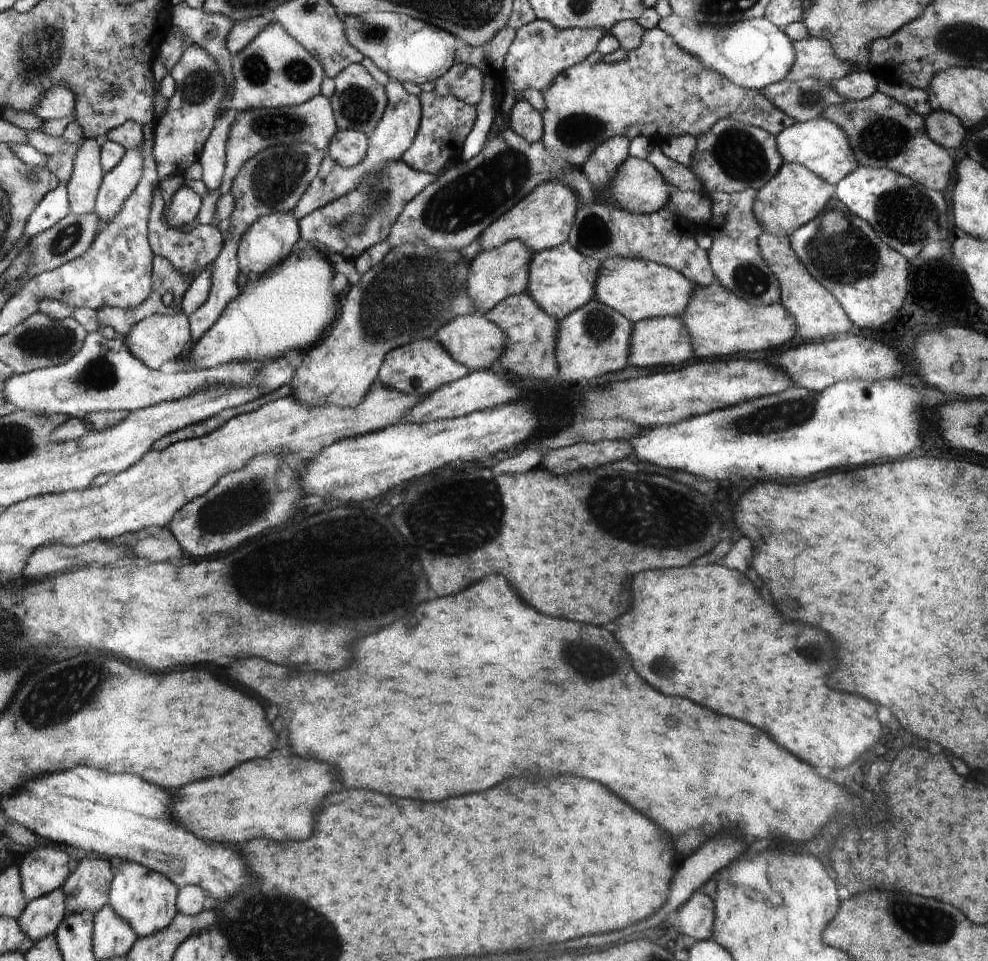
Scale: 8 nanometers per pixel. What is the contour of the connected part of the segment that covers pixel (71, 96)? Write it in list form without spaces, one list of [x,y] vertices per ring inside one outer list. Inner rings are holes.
[[[56,85],[46,90],[36,103],[33,112],[40,120],[49,121],[71,115],[75,110],[75,92],[68,87]]]

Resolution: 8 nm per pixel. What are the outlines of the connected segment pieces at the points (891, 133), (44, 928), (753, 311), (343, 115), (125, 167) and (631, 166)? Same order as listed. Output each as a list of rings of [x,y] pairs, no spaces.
[[[877,90],[871,97],[860,100],[860,102],[848,99],[840,104],[827,106],[820,117],[828,119],[839,126],[840,130],[843,130],[860,165],[877,169],[879,167],[889,168],[898,174],[912,178],[914,182],[924,185],[927,189],[934,189],[941,193],[944,193],[946,188],[950,186],[948,180],[952,179],[952,173],[956,172],[956,167],[948,149],[936,144],[929,137],[923,117],[916,114],[916,111],[904,106],[903,103],[898,102],[898,100]]]
[[[62,886],[27,905],[18,922],[22,930],[33,938],[33,942],[55,932],[66,915],[66,898]]]
[[[722,284],[696,286],[684,313],[678,318],[686,324],[692,346],[698,358],[722,358],[742,352],[764,352],[774,350],[797,334],[796,318],[780,303],[756,305],[740,299]]]
[[[362,63],[347,66],[338,77],[334,78],[334,82],[334,89],[328,93],[338,130],[352,129],[370,136],[378,128],[378,124],[386,112],[386,86],[378,82],[367,68],[362,66]]]
[[[142,143],[136,148],[126,148],[127,154],[123,160],[103,176],[94,210],[101,216],[102,225],[111,221],[140,182],[144,168],[142,156],[144,148]]]
[[[629,156],[612,178],[607,194],[623,210],[650,214],[666,206],[671,190],[657,167],[646,159]]]

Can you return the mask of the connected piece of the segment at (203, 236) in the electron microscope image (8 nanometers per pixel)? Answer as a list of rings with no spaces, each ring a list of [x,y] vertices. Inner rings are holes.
[[[156,188],[153,194],[149,212],[149,243],[155,255],[168,259],[185,275],[195,277],[206,267],[210,266],[223,245],[223,228],[210,225],[196,225],[185,233],[174,228],[166,227],[162,220],[162,212],[166,206],[162,197],[162,190]]]

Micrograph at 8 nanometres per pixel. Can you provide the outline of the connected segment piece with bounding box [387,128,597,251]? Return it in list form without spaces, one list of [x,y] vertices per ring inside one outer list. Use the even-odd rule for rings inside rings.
[[[510,128],[502,129],[497,137],[466,162],[457,160],[446,173],[428,185],[404,208],[387,238],[391,249],[403,244],[425,242],[437,251],[466,249],[516,203],[523,200],[540,183],[557,179],[578,195],[578,210],[597,200],[597,190],[583,171],[583,166],[553,155],[540,140],[528,142]]]

